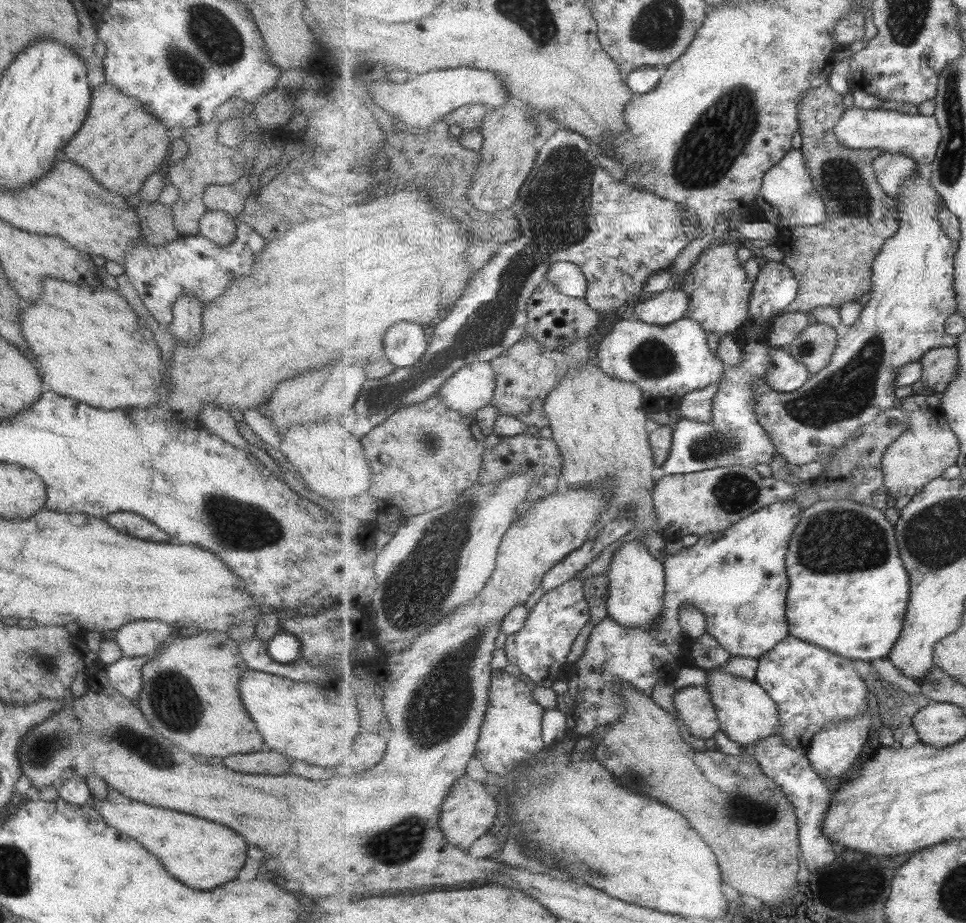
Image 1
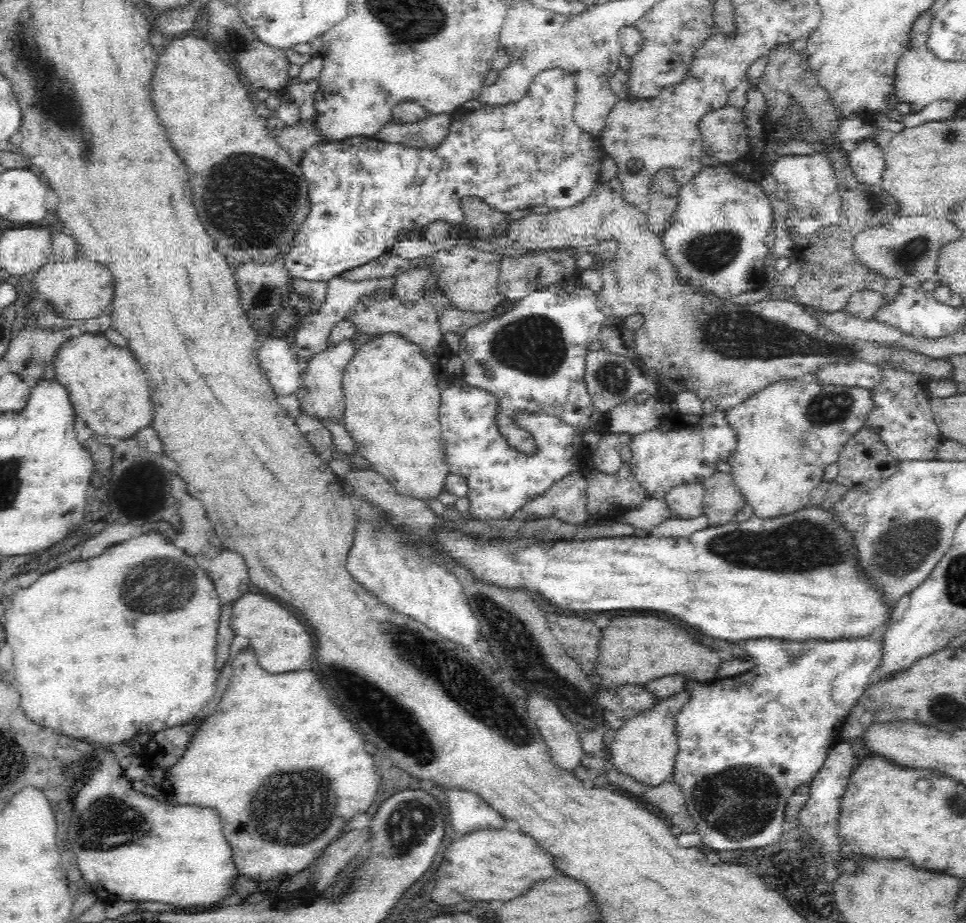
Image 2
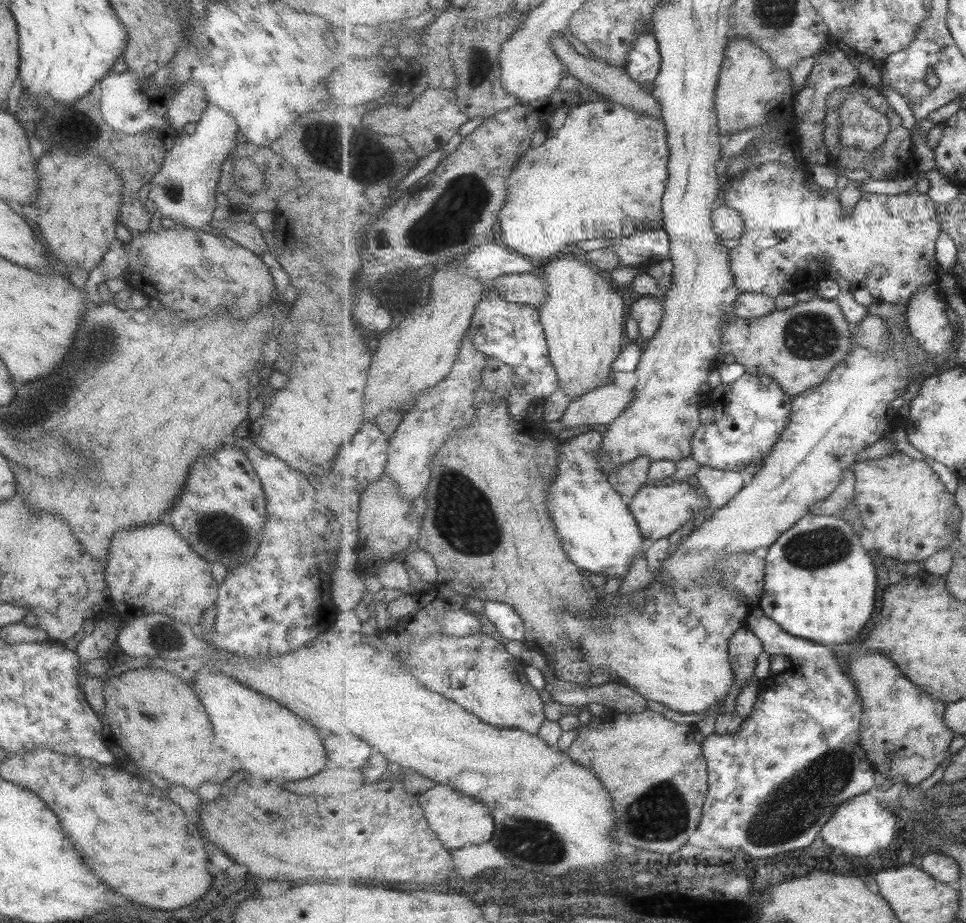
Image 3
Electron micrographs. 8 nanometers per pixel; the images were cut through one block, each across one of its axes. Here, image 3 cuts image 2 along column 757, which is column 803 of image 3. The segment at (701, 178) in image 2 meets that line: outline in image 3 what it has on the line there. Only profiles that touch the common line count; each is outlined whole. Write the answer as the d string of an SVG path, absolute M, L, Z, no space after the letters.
M769 161L759 168L749 170L737 177L728 179L724 184L724 192L720 204L739 210L741 216L743 216L743 220L745 220L745 224L747 224L747 231L745 231L738 246L733 247L731 251L729 251L729 254L731 254L731 269L734 281L736 282L736 288L739 288L743 293L760 293L776 300L783 294L795 295L798 292L807 290L809 287L816 288L820 281L826 279L824 264L828 264L837 269L837 273L840 275L841 279L844 279L851 285L852 291L866 290L880 302L908 306L912 297L924 285L935 285L939 283L944 272L941 266L939 266L937 258L935 258L935 244L937 244L937 238L939 238L939 234L941 234L942 226L935 201L928 193L917 193L914 189L905 191L904 193L898 193L897 195L867 192L864 193L863 198L857 203L857 206L854 206L851 210L845 211L838 195L824 188L821 188L820 191L811 191L809 190L809 184L807 184L803 178L805 178L805 168L795 169L795 167L789 167L789 165L781 165L779 161Z

